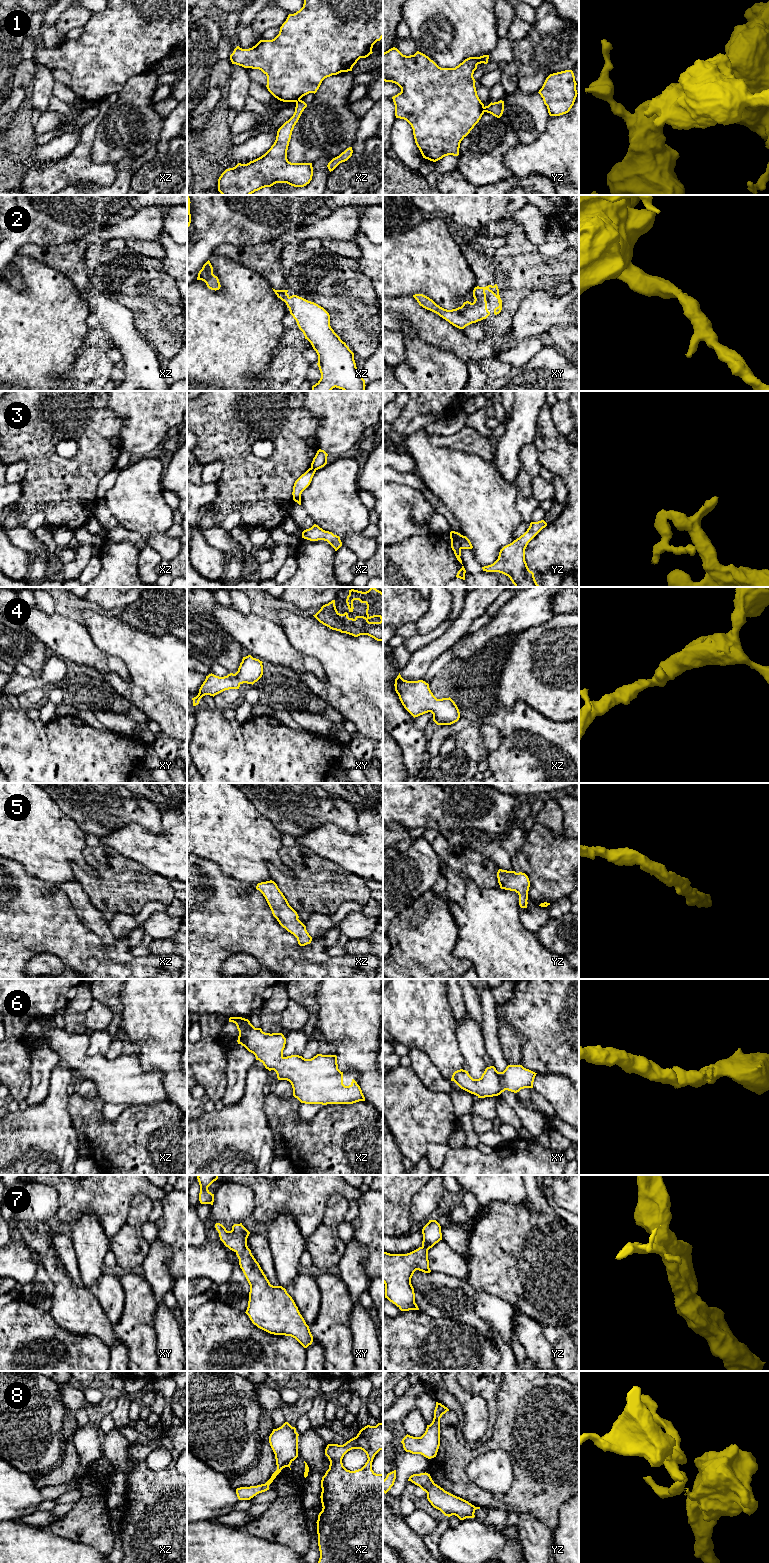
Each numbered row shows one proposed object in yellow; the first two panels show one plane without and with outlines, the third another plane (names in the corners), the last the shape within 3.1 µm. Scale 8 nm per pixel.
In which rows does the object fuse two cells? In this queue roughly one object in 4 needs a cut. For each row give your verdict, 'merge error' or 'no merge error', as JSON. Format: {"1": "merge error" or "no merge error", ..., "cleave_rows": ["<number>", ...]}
{"1": "merge error", "2": "no merge error", "3": "merge error", "4": "no merge error", "5": "no merge error", "6": "no merge error", "7": "no merge error", "8": "merge error", "cleave_rows": ["1", "3", "8"]}

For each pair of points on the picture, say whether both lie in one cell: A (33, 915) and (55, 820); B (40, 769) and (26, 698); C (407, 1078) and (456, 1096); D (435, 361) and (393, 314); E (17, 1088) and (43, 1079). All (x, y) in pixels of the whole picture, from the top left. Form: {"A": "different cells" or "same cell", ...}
{"A": "different cells", "B": "different cells", "C": "different cells", "D": "different cells", "E": "different cells"}

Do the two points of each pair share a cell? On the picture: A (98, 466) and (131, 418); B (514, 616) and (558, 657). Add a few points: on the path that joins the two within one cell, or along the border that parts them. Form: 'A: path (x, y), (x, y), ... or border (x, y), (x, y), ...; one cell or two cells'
A: border (114, 411), (122, 420), (119, 442), (123, 448); two cells
B: border (549, 619), (533, 624), (520, 633); two cells

